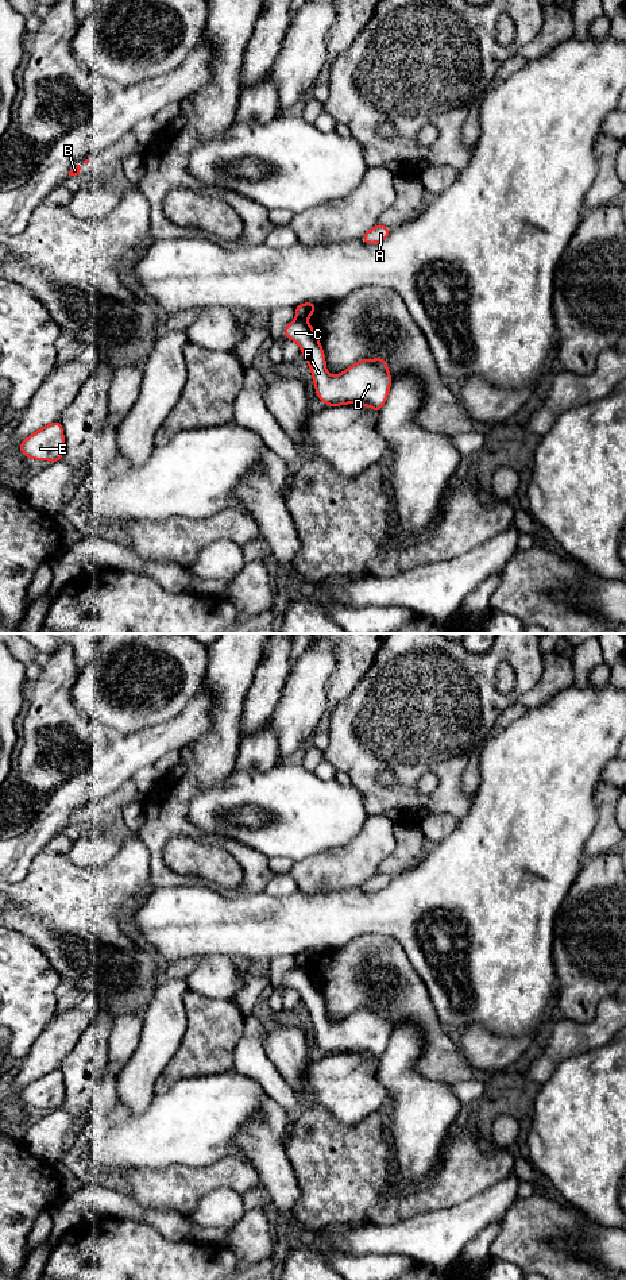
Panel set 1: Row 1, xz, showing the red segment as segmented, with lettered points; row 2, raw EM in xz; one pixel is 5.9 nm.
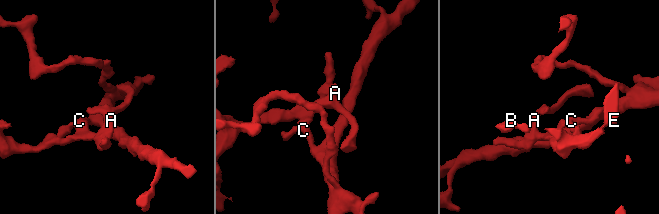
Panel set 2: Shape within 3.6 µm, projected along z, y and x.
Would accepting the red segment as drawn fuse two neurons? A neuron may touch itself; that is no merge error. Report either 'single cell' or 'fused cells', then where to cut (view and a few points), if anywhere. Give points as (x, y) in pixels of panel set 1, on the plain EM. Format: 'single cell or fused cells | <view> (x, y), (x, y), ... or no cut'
fused cells | xz (297, 966), (304, 968)

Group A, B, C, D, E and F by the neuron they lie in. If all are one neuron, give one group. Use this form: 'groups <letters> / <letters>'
groups A B E / C D F

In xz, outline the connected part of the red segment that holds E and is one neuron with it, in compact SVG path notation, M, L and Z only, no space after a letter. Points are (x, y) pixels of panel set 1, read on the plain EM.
M59 1069L47 1072L24 1087L19 1096L27 1106L58 1110L65 1100L63 1075Z

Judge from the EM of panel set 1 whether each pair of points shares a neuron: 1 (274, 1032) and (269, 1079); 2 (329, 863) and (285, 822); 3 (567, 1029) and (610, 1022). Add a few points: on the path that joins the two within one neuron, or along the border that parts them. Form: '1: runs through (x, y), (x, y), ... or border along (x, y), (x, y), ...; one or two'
1: border along (261, 1032), (266, 1056), (290, 1087); two
2: border along (348, 844), (306, 856), (294, 863); two
3: runs through (578, 1030), (599, 1030); one

